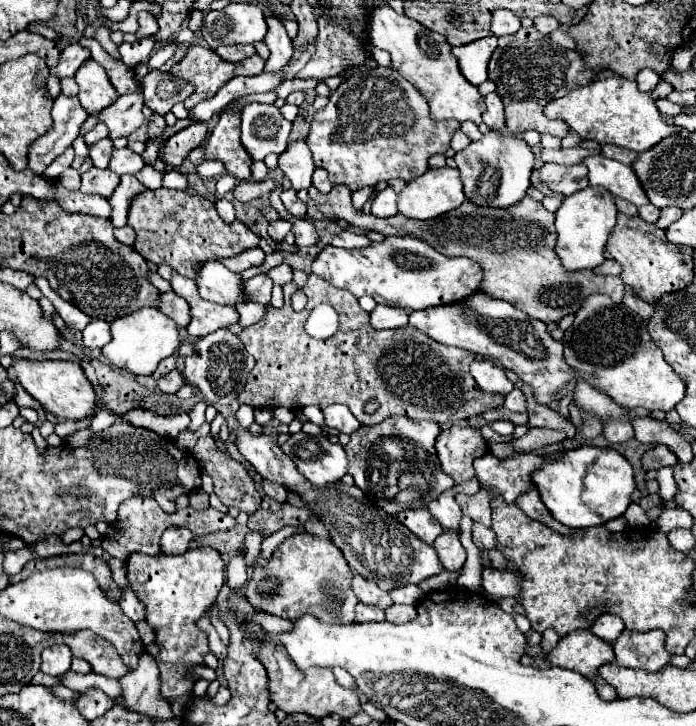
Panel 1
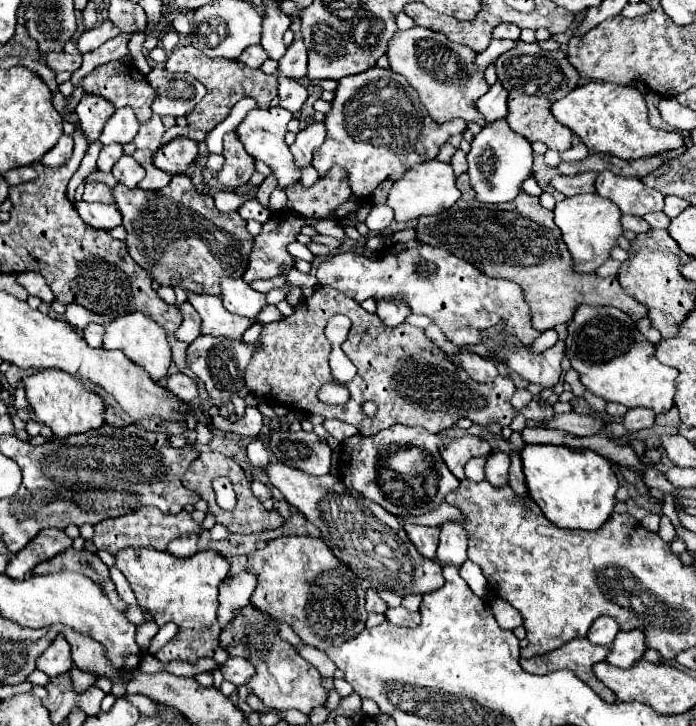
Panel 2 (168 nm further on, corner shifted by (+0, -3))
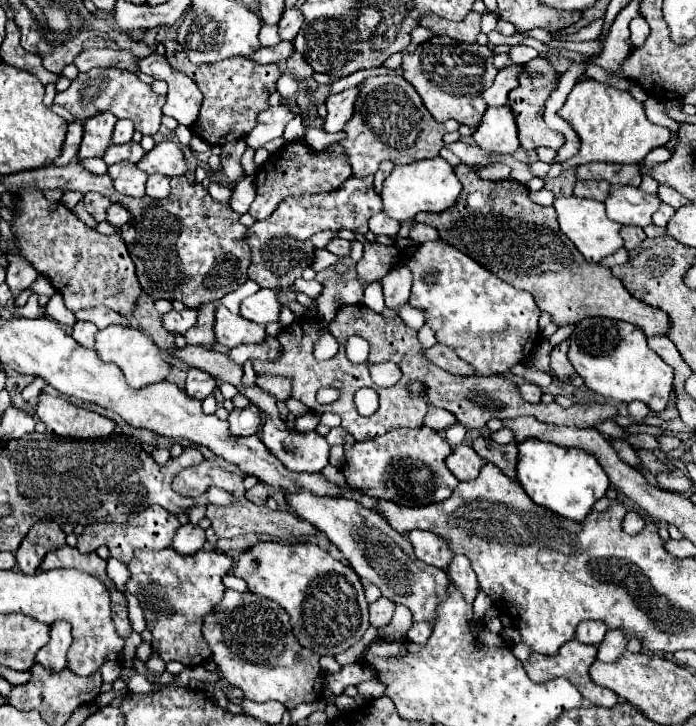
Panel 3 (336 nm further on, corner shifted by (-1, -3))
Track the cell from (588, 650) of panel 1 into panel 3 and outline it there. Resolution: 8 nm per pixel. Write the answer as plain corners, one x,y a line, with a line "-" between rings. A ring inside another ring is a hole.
571,639
571,641
567,641
567,643
557,651
557,655
553,655
553,657
549,657
549,655
539,655
539,653
531,653
529,661
525,663
525,671
527,671
527,675
531,677
533,683
545,683
545,681
555,679
555,677
565,677
565,679
569,679
569,681
581,691
581,695
583,695
587,701
591,701
593,705
611,709
611,707
617,705
619,697
617,697
613,691
595,685
595,683
591,681
591,677
589,677
589,665
595,661
595,655
597,655
597,647
595,647
595,645
585,645
585,643
579,643
577,639

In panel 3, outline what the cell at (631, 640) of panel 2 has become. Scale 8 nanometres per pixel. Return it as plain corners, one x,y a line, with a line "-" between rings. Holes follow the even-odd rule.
607,631
605,639
597,647
597,659
605,663
619,659
619,655
625,651
625,645
627,645
627,639
623,637
623,631

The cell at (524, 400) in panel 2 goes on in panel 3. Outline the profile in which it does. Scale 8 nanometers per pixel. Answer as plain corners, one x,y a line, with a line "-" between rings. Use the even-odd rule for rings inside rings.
523,383
521,387
519,387
519,391
521,391
521,397
525,399
525,401
529,401
529,403
539,403
541,401
541,389
537,387
537,385
533,385
533,383

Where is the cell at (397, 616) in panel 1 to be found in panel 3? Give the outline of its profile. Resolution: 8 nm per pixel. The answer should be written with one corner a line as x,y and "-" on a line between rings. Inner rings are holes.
415,623
411,629
409,629
409,635
407,639
417,643
417,645
425,645
429,641
429,635
431,635
431,627
427,623

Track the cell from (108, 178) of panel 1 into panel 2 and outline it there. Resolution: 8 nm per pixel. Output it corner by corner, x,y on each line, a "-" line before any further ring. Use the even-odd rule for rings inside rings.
86,183
82,199
86,203
114,203
112,189
106,183

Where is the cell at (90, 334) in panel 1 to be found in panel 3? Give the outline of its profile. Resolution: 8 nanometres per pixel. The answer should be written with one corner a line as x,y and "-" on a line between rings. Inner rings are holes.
77,321
77,323
73,325
71,337
73,337
79,345
83,345
83,347
87,347
87,349
93,349
93,347
95,347
95,339
93,339
95,331
97,331
97,327
95,327
93,323

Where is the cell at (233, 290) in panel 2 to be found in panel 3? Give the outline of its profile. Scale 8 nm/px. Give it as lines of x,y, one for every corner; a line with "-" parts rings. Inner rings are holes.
259,289
251,297
243,299
241,303
241,315
253,323
267,325
279,321
281,313
281,301
277,297
275,289

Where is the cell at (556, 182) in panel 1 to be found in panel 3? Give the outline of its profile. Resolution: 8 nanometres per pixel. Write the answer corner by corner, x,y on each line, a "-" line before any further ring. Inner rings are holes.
577,181
573,195
575,197
587,197
593,201
605,201
609,197
611,185
605,181

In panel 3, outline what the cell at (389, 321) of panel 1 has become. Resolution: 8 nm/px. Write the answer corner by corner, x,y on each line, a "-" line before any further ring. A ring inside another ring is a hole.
395,265
391,271
381,279
383,293
385,293
385,305
393,311
397,311
401,305
409,301
411,293
411,271
405,265

